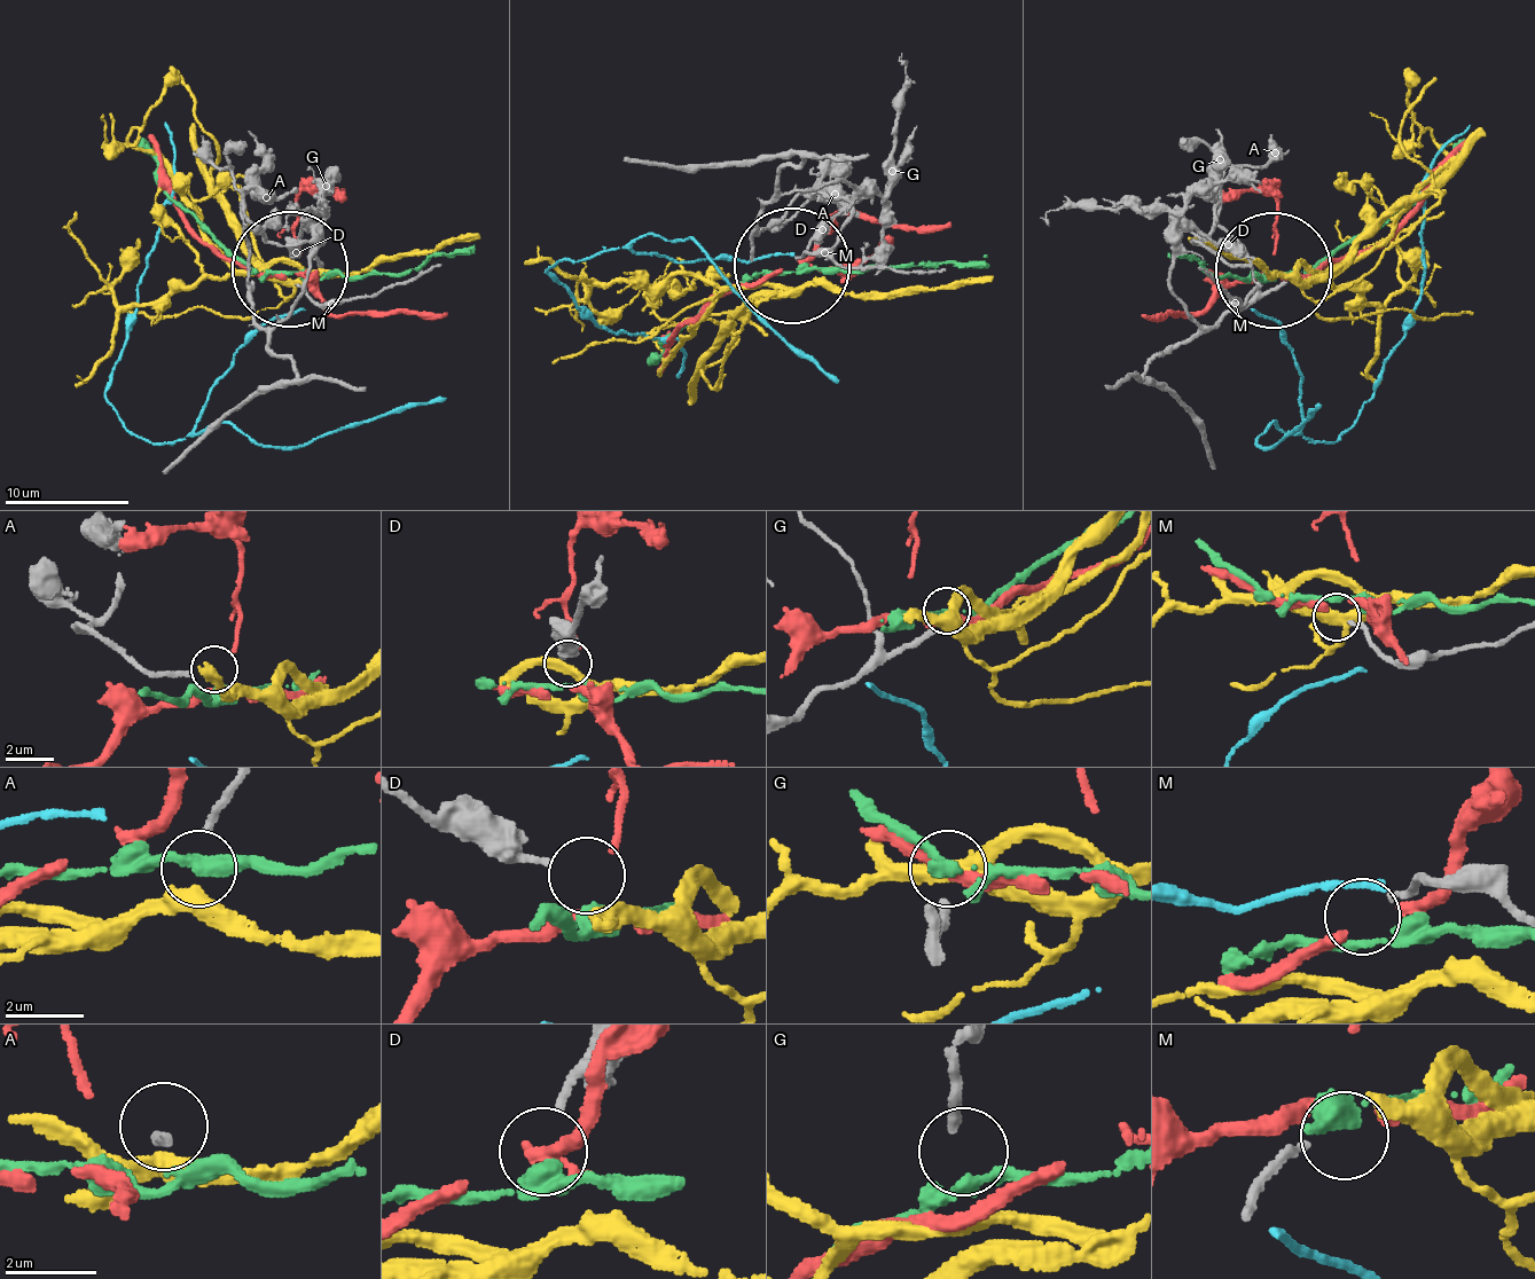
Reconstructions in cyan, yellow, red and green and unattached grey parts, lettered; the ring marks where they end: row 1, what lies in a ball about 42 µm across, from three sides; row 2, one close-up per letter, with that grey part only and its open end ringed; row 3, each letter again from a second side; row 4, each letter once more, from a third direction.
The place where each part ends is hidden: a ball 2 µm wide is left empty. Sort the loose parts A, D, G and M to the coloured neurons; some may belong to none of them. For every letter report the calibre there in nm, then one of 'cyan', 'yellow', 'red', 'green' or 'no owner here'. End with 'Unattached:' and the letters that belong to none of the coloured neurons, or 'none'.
A: 200 nm | yellow
D: 170 nm | no owner here
G: 240 nm | no owner here
M: 180 nm | no owner here
Unattached: D, G, M

